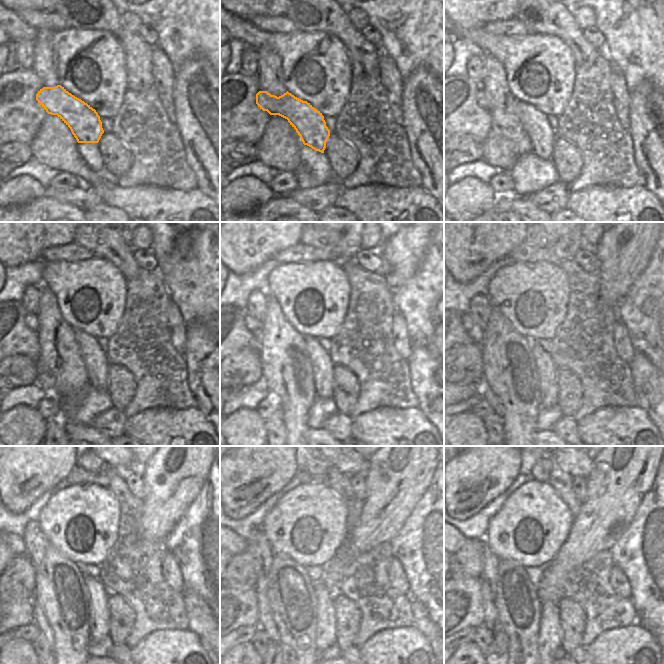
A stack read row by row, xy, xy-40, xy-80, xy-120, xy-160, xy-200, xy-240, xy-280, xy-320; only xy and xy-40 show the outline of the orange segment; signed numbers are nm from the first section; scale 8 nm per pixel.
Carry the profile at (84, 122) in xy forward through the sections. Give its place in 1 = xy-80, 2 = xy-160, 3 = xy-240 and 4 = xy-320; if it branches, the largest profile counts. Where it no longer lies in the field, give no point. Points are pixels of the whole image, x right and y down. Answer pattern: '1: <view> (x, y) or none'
1: xy-80 (535, 122)
2: xy-160 (322, 366)
3: xy-240 (99, 616)
4: xy-320 (550, 636)

